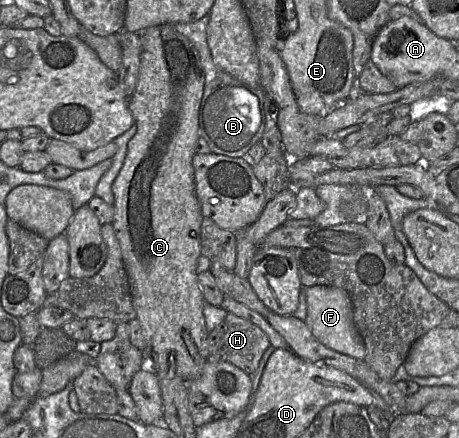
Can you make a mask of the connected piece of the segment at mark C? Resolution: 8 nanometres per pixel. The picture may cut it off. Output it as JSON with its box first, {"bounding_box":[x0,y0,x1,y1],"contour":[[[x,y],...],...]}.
{"bounding_box":[112,24,208,381],"contour":[[[174,24],[144,29],[140,34],[142,52],[136,89],[128,108],[137,127],[127,145],[126,157],[115,178],[112,226],[119,241],[127,272],[132,302],[147,344],[146,364],[158,378],[181,377],[189,381],[200,376],[208,357],[208,335],[203,308],[205,299],[197,280],[197,260],[201,255],[203,215],[195,192],[192,165],[194,145],[199,135],[198,114],[204,92],[205,72],[198,50],[179,33]]]}

